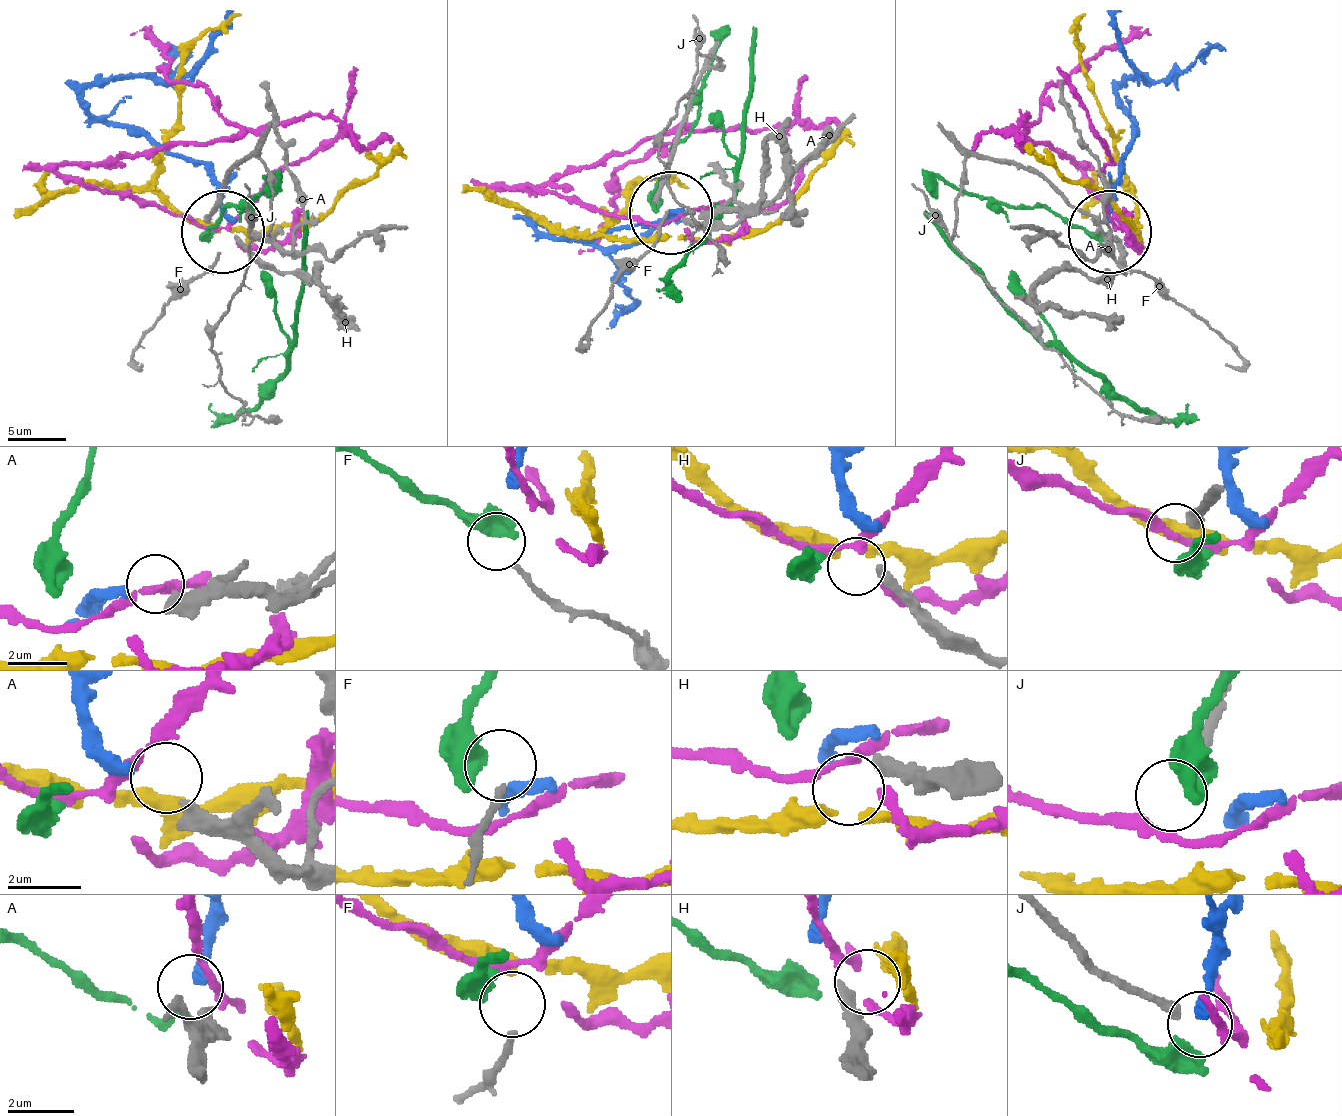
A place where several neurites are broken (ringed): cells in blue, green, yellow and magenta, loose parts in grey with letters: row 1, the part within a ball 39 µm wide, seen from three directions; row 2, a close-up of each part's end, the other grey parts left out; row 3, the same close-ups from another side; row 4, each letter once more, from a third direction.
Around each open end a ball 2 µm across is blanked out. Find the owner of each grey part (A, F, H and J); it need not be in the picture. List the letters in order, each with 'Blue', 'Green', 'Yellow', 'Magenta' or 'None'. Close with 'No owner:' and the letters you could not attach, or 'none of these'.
A: Blue
F: Green
H: Yellow
J: None
No owner: J

